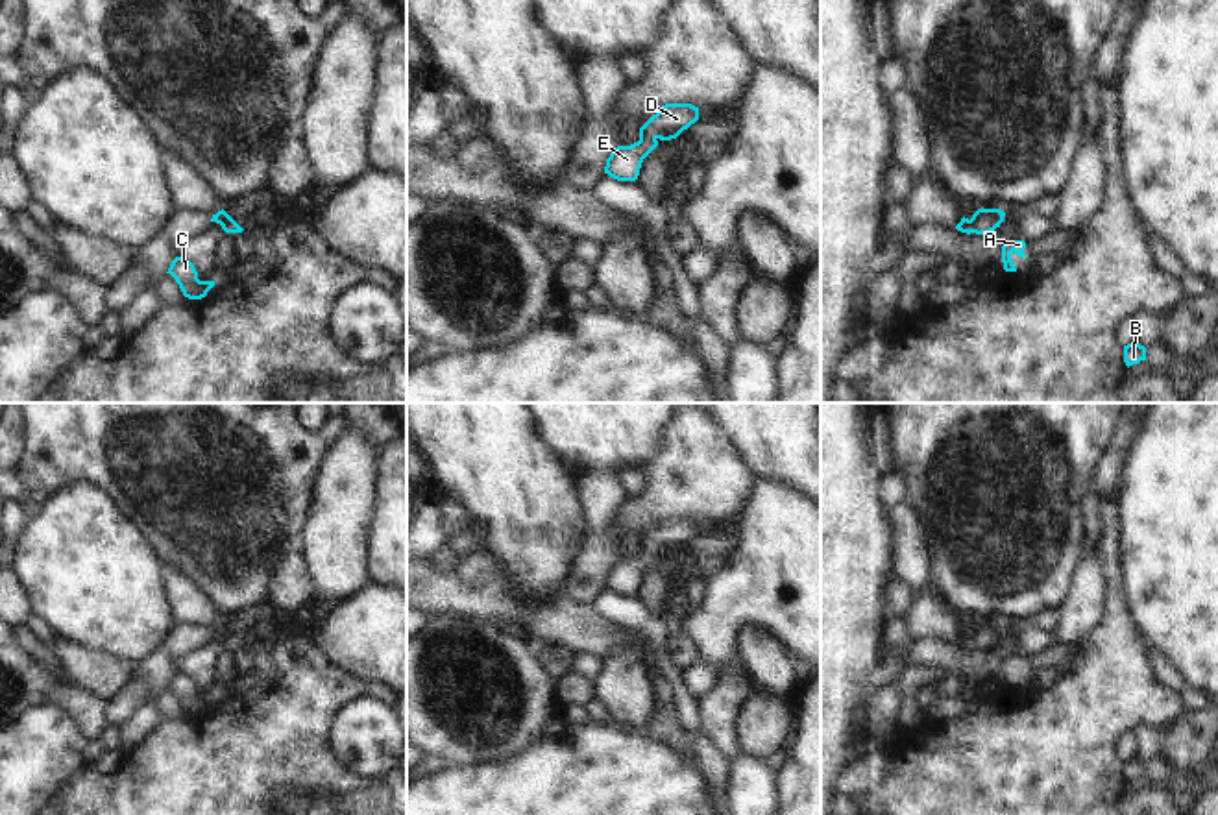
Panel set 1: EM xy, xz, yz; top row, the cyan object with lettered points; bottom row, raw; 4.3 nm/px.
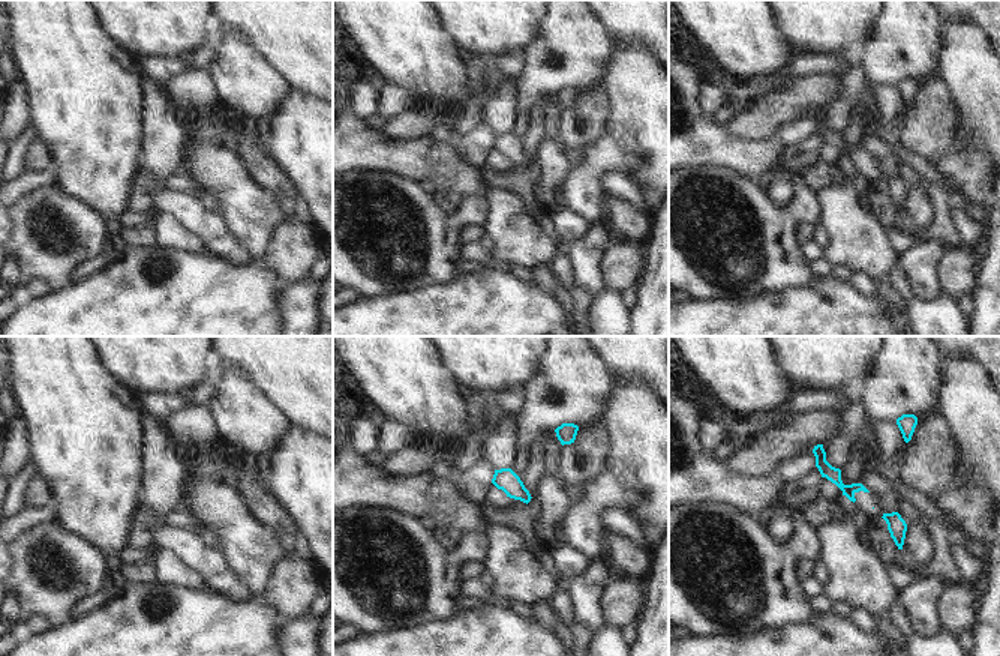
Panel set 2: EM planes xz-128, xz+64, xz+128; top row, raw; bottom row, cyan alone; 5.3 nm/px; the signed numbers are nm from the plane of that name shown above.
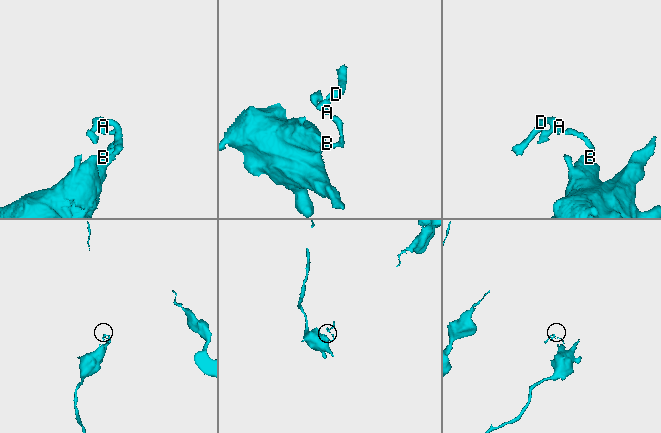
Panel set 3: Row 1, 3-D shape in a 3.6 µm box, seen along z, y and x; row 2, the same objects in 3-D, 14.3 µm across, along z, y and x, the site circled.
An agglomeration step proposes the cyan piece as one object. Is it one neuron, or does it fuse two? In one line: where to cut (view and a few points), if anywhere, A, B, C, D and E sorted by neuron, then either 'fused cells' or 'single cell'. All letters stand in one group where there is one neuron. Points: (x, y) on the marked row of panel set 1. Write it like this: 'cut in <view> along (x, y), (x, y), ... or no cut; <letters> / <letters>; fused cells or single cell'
no cut; A B C D E; single cell

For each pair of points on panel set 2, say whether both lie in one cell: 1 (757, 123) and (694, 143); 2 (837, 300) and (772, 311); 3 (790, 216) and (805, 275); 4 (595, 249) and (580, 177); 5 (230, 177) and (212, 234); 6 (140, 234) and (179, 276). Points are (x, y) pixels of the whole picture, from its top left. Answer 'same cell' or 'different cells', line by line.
1: different cells
2: same cell
3: same cell
4: different cells
5: different cells
6: different cells

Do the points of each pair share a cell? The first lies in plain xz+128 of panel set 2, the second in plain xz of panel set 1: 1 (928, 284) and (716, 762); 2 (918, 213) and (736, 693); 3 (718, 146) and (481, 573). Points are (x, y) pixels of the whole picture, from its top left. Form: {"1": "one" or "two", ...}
{"1": "two", "2": "two", "3": "two"}

